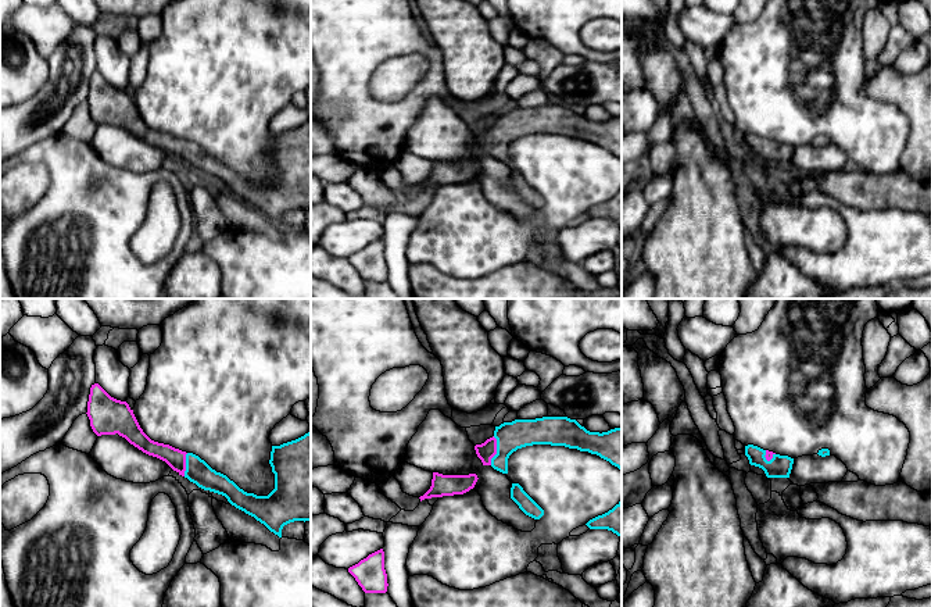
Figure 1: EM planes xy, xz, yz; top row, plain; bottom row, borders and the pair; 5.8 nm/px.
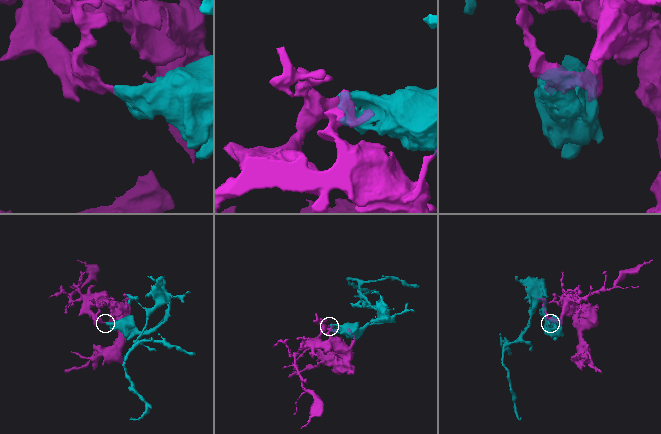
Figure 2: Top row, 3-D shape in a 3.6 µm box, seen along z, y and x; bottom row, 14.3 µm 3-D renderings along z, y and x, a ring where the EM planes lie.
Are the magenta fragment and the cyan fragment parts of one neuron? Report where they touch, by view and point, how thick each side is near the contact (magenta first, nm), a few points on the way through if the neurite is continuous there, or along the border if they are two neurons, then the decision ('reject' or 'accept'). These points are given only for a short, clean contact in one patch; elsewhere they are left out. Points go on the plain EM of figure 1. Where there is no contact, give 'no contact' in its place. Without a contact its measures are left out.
contact xz (496, 139); calibres 100 and 160 nm; way xz (487, 139), (496, 139), (509, 125), (518, 122); accept

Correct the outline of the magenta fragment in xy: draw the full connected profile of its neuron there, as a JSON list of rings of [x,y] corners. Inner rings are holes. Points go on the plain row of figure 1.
[[[99,72],[90,76],[86,103],[97,125],[118,122],[143,142],[165,150],[198,176],[225,185],[232,194],[279,226],[284,214],[311,210],[311,119],[296,129],[272,135],[269,153],[275,163],[275,178],[268,185],[257,185],[240,178],[198,144],[151,129],[129,93],[111,86]]]

